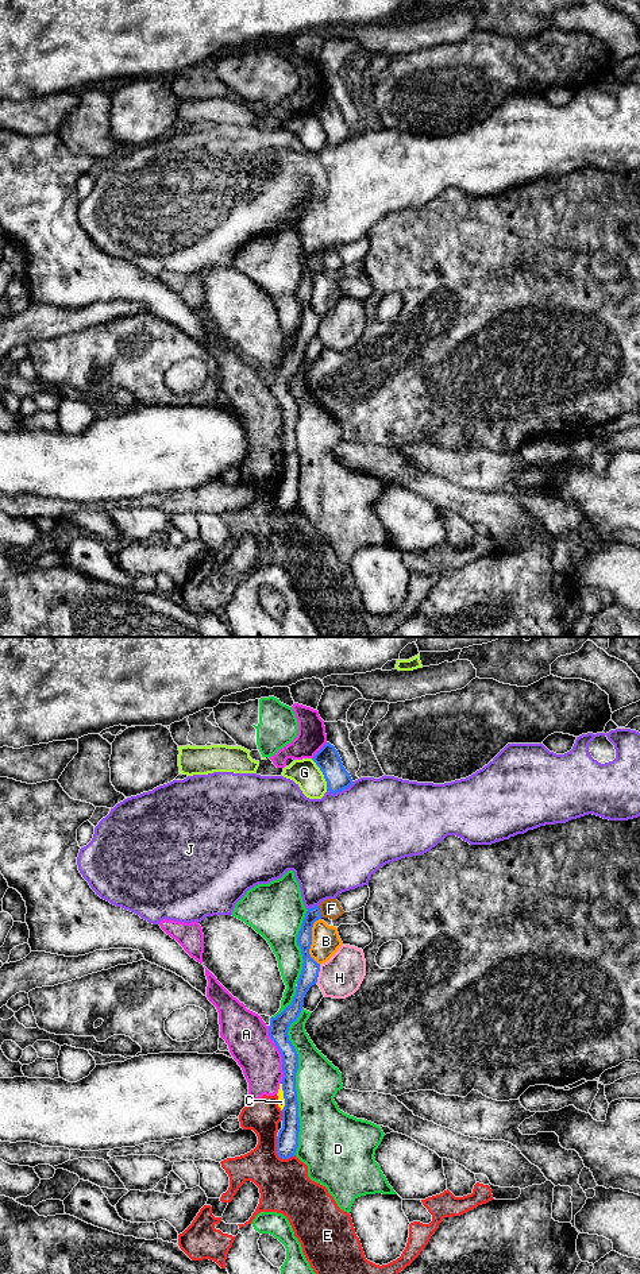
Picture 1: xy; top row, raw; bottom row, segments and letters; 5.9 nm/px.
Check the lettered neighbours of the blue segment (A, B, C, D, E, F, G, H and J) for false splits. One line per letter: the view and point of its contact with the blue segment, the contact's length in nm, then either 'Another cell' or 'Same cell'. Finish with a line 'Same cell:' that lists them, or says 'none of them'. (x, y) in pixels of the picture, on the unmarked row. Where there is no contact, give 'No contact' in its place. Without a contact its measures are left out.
A: Touches blue at xy (281, 406). Shared border 360 nm. Another cell
B: Touches blue at xy (311, 294). Shared border 280 nm. Another cell
C: Touches blue at xy (284, 448). Shared border 170 nm. Another cell
D: Touches blue at xy (295, 433). Shared border 850 nm. Another cell
E: Touches blue at xy (277, 505). Shared border 170 nm. Another cell
F: Touches blue at xy (319, 263). Shared border 80 nm. Another cell
G: Touches blue at xy (323, 126). Shared border 220 nm. Another cell
H: Touches blue at xy (317, 325). Shared border 110 nm. Another cell
J: Touches blue at xy (339, 143). Shared border 170 nm. Another cell
Same cell: none of them

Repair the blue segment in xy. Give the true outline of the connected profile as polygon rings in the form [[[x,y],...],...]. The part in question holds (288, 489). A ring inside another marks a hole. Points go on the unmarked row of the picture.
[[[319,258],[309,260],[302,273],[297,287],[297,297],[302,306],[302,323],[296,339],[296,347],[290,358],[288,358],[279,367],[270,371],[269,389],[275,395],[282,408],[282,443],[285,459],[282,462],[282,480],[277,489],[277,506],[282,511],[294,509],[298,499],[300,470],[298,453],[296,443],[296,425],[298,421],[298,406],[289,393],[289,379],[297,372],[302,363],[304,350],[309,340],[317,335],[320,316],[317,316],[309,306],[312,297],[313,275],[321,271]]]

